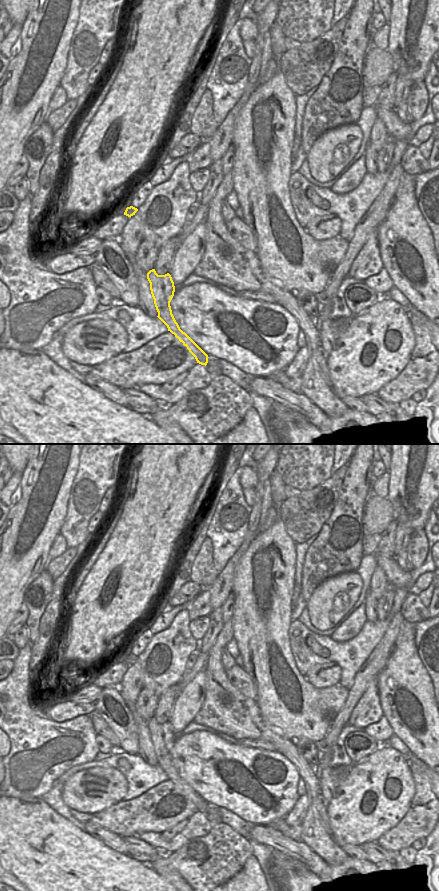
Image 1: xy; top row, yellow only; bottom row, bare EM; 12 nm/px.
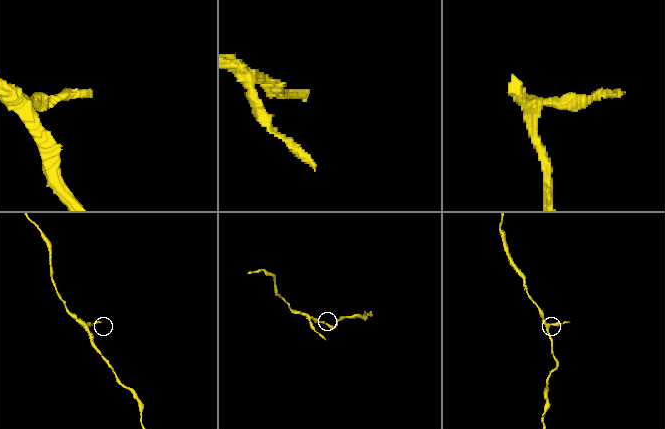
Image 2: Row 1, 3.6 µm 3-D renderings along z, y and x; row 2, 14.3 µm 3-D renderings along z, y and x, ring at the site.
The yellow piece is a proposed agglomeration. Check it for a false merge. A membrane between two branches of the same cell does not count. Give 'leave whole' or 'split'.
split

